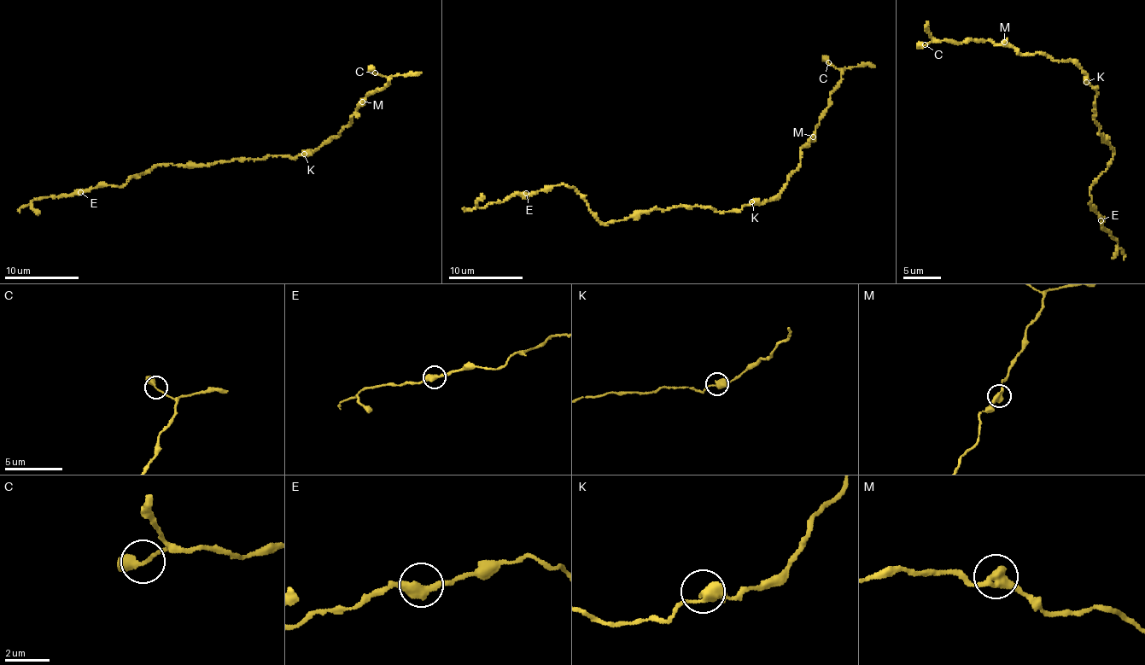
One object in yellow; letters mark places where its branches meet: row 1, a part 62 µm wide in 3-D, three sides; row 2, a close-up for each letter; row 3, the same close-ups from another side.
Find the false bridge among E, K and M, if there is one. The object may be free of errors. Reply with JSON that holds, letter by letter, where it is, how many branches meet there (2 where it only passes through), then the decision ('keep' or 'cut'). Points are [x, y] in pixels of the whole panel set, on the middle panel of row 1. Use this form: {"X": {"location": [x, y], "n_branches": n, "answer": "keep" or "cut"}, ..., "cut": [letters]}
{"E": {"location": [526, 193], "n_branches": 2, "answer": "keep"}, "K": {"location": [751, 201], "n_branches": 2, "answer": "keep"}, "M": {"location": [813, 137], "n_branches": 2, "answer": "keep"}, "cut": []}

